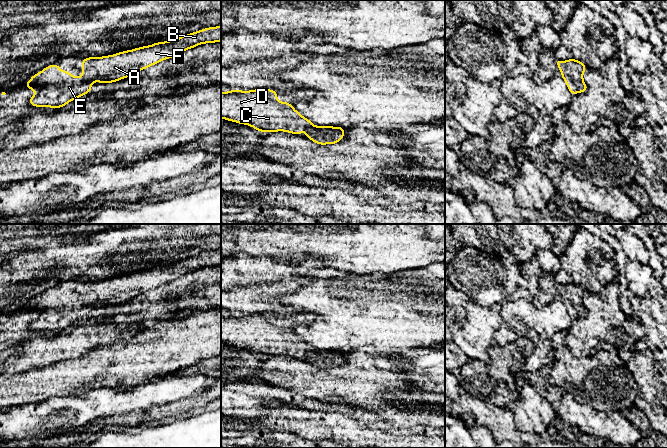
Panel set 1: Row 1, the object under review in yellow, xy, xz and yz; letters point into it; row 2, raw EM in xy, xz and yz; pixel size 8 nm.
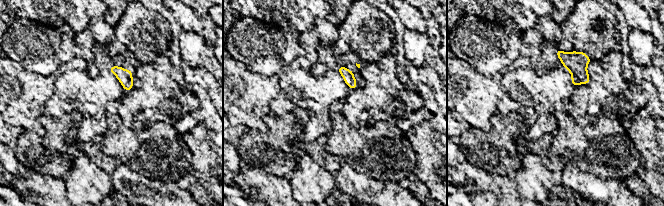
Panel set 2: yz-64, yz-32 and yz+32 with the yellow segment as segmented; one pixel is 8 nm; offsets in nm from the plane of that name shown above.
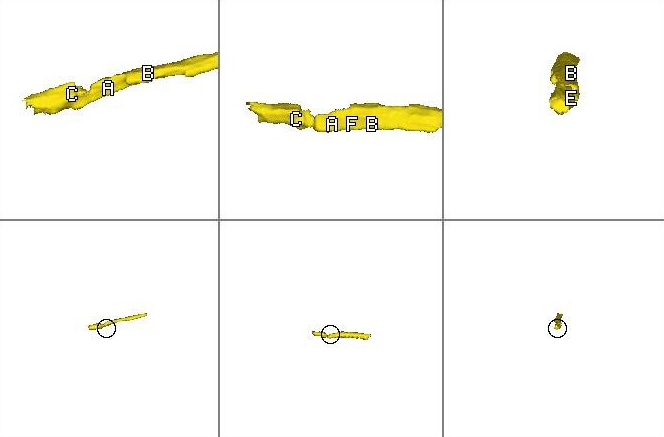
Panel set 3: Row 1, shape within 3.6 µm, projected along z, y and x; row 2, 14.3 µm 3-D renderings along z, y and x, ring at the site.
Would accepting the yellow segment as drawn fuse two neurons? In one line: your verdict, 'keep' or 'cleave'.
keep

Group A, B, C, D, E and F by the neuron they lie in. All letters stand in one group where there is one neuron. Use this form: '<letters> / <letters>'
A B C D E F

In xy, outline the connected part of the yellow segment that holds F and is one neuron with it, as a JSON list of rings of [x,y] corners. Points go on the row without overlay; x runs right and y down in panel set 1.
[[[221,249],[204,252],[177,263],[109,280],[83,282],[81,301],[74,301],[66,294],[61,295],[58,288],[49,289],[34,298],[24,311],[36,316],[29,323],[32,330],[61,332],[89,317],[93,306],[116,306],[198,269],[220,265]]]

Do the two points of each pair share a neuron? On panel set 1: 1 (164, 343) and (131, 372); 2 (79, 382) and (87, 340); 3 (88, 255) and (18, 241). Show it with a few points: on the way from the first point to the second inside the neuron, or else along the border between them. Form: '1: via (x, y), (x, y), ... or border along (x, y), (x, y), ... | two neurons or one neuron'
1: via (156, 351), (148, 355), (139, 364) | one neuron
2: border along (106, 345), (93, 347), (81, 355), (61, 360) | two neurons
3: border along (67, 240), (51, 240), (40, 249), (21, 251) | two neurons

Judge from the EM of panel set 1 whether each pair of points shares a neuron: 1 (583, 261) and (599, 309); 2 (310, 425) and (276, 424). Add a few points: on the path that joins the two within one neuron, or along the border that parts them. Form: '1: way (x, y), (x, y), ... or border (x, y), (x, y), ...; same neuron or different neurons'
1: border (612, 280), (597, 292), (587, 292); different neurons
2: way (302, 424), (284, 424); same neuron

